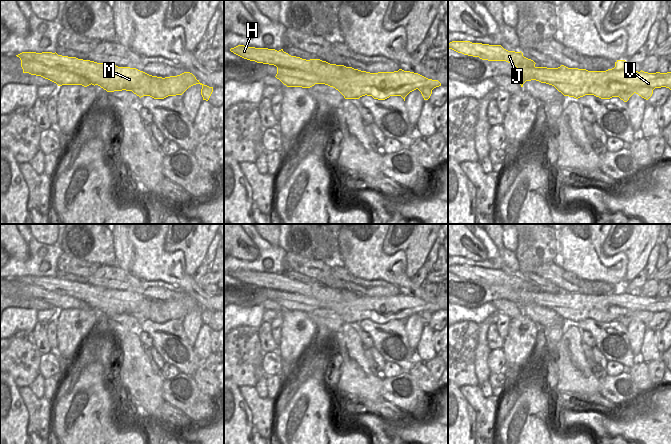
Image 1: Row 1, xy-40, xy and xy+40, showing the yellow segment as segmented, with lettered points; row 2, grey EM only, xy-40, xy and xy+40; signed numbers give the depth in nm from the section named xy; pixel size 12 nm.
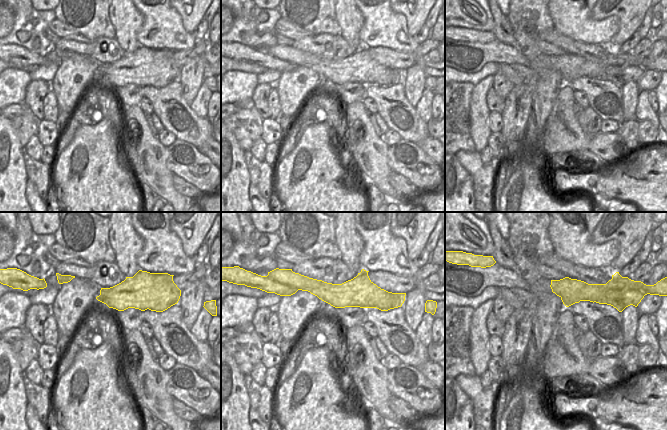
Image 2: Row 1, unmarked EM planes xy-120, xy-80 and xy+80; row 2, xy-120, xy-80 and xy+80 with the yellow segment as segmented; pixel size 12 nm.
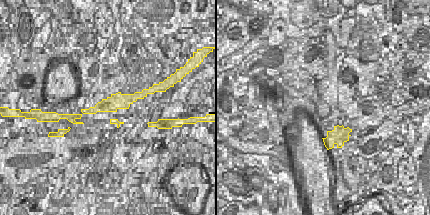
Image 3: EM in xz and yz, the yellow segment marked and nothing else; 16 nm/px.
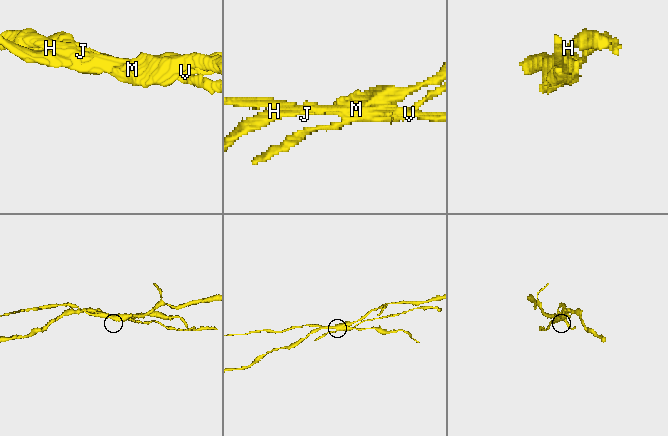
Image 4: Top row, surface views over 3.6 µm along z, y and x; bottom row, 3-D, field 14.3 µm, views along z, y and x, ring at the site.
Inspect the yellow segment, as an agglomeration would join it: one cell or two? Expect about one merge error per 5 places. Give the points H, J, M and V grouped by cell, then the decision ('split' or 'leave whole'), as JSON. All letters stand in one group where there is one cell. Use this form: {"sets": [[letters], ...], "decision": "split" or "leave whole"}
{"sets": [["H", "J", "M"], ["V"]], "decision": "split"}

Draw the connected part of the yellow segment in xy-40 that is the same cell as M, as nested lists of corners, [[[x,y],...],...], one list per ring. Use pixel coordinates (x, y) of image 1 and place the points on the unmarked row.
[[[113,289],[111,292],[104,292],[103,300],[95,303],[92,309],[98,309],[107,316],[132,315],[140,322],[143,320],[150,320],[154,323],[166,322],[162,314],[151,310],[155,303],[162,303],[162,301],[149,299],[136,292]]]

